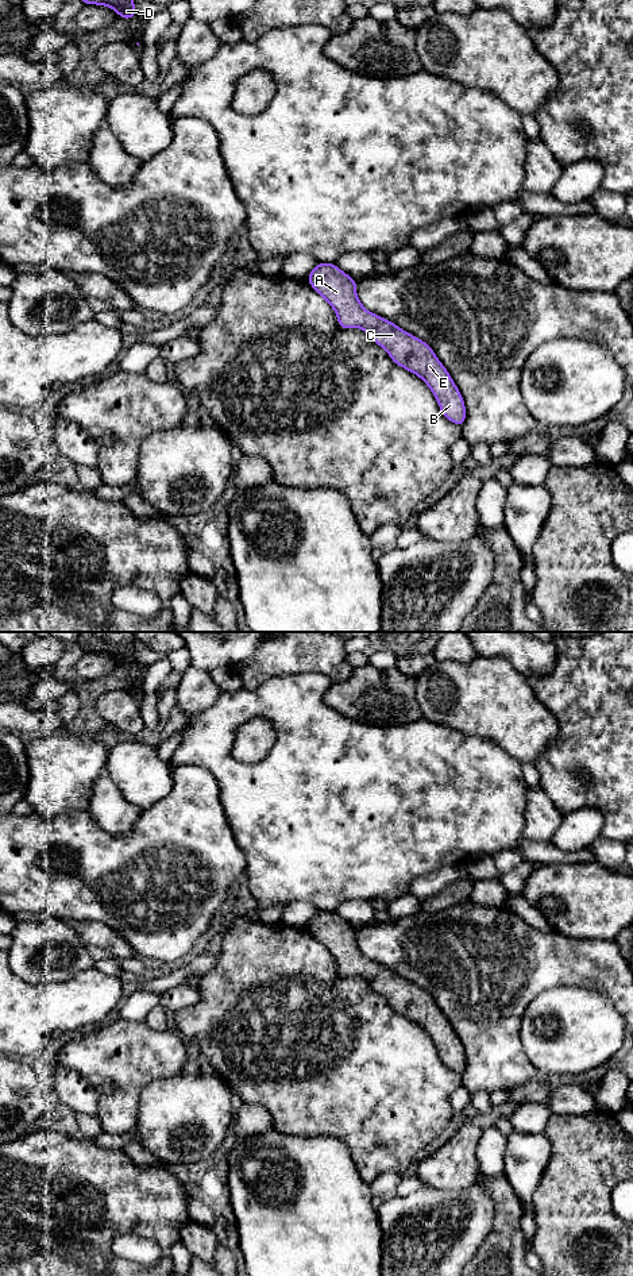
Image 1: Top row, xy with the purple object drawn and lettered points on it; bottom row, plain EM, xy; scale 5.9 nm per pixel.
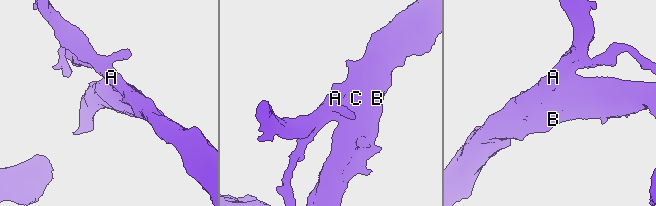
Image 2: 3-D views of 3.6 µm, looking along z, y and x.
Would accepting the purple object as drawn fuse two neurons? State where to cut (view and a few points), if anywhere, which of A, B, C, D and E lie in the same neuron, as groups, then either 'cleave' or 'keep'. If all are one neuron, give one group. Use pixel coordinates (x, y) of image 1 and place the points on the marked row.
no cut; A B C D E; keep

